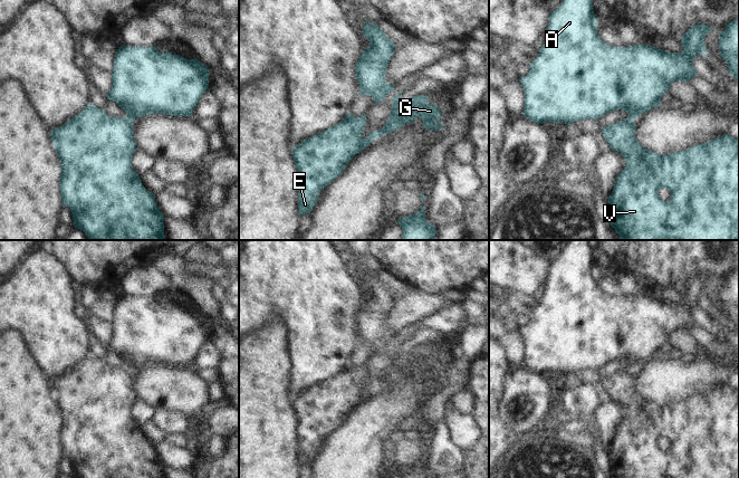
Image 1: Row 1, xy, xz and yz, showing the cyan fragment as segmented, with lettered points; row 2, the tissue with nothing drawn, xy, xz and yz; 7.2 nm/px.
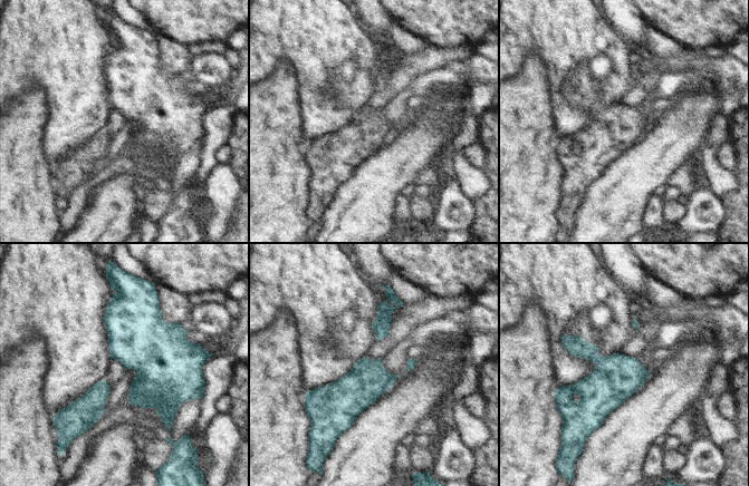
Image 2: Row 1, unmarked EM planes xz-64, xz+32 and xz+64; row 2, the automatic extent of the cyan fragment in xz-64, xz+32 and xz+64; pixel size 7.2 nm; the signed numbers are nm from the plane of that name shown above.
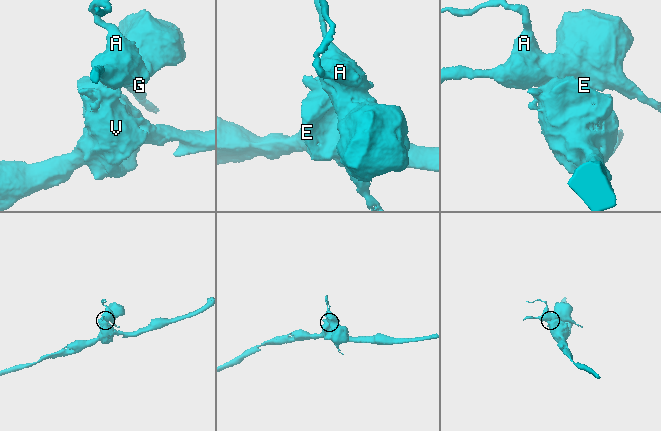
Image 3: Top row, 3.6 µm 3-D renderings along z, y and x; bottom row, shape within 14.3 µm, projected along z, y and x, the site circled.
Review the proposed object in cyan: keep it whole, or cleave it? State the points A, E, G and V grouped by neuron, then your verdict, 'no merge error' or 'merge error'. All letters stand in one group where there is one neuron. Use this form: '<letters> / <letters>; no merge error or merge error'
A G / E V; merge error

